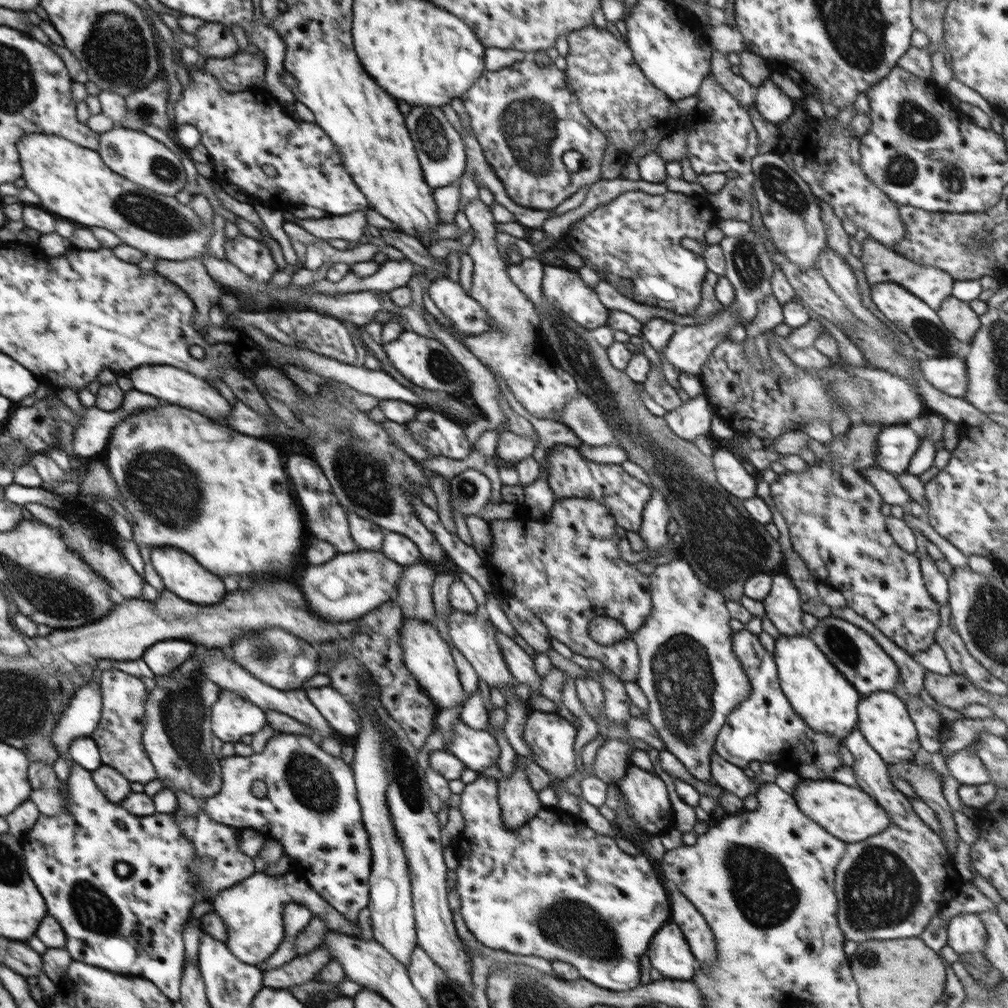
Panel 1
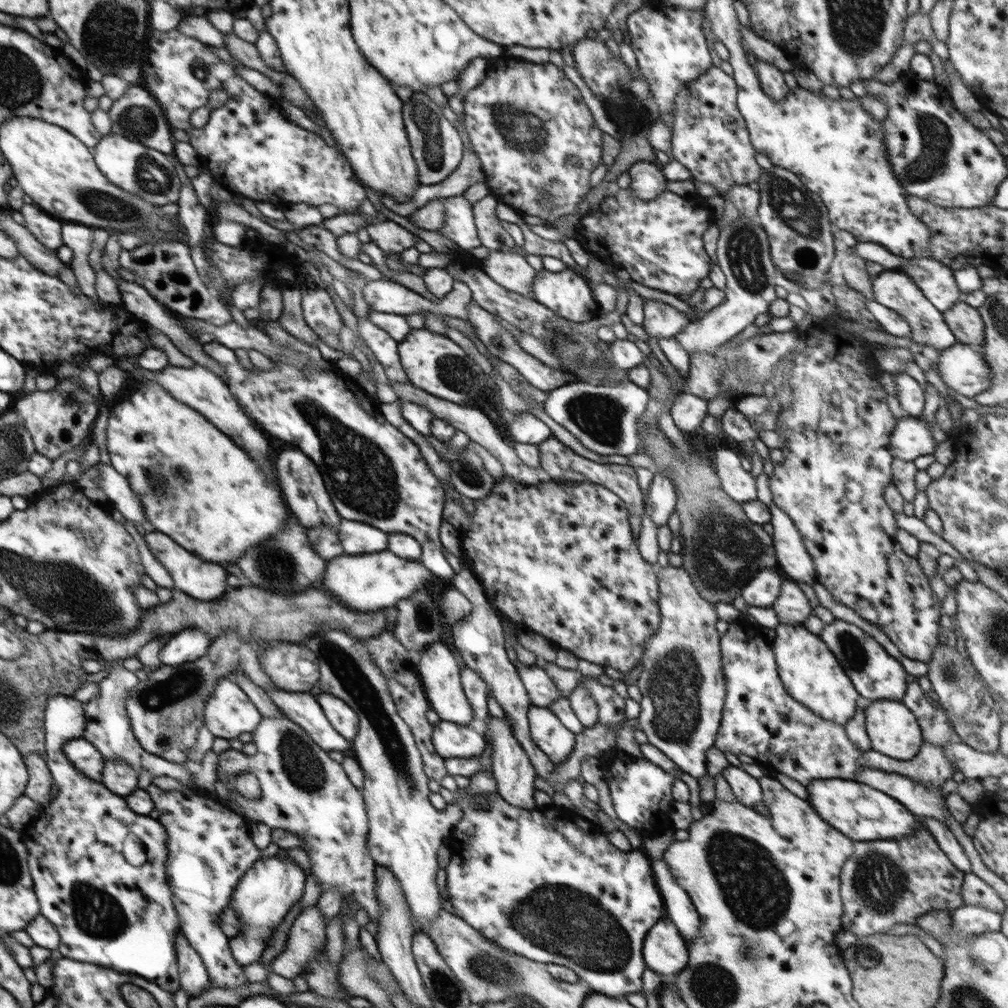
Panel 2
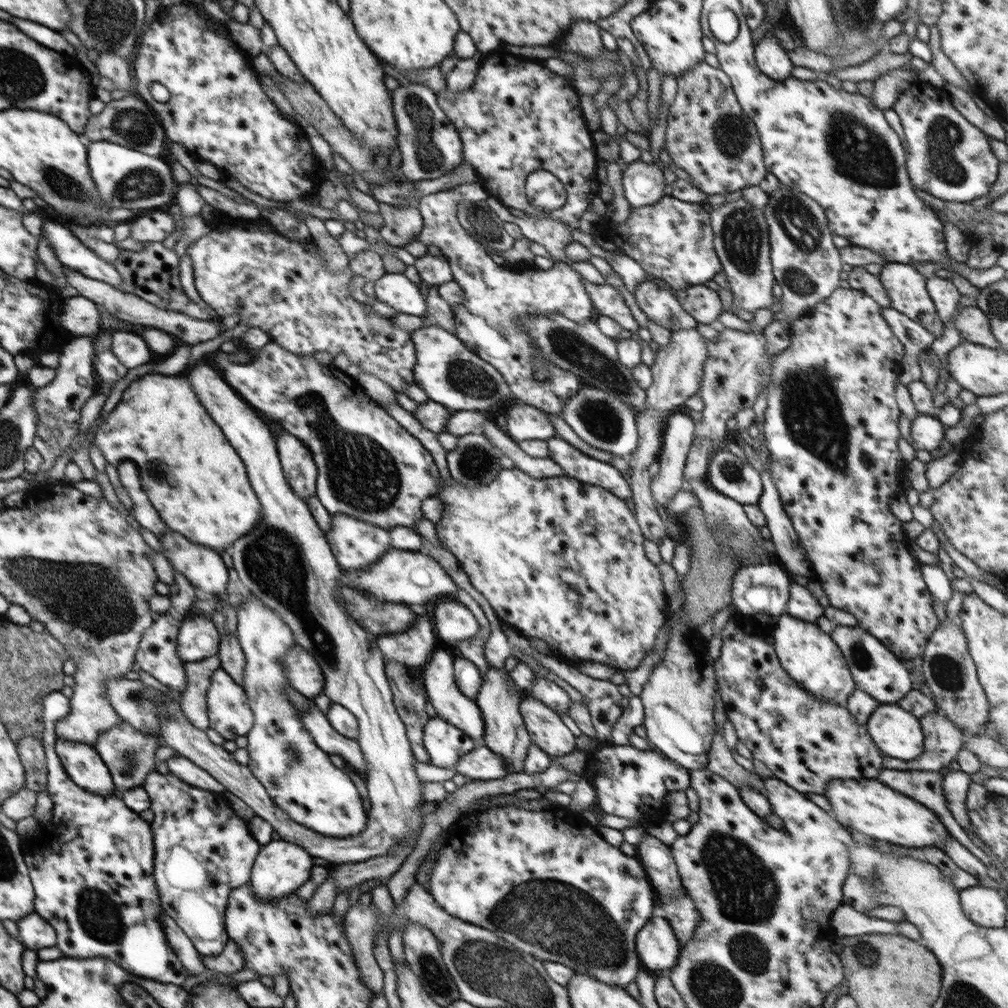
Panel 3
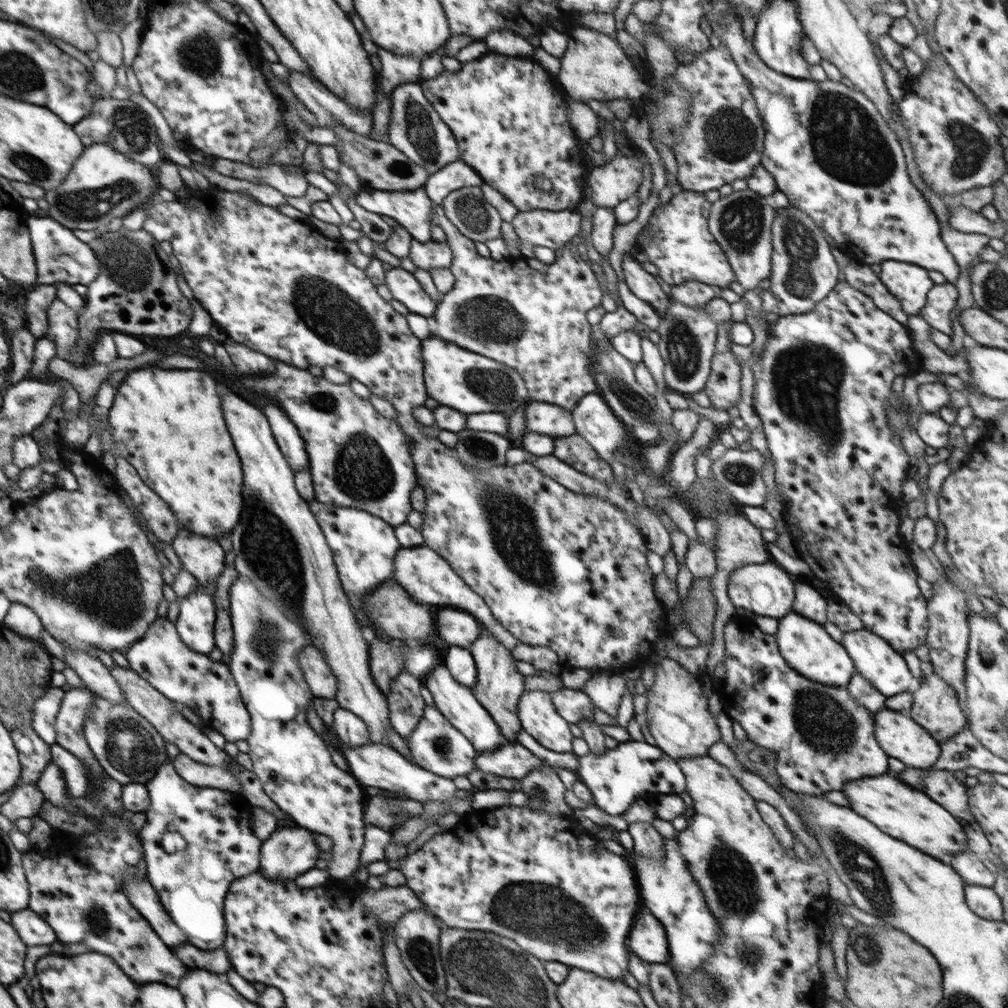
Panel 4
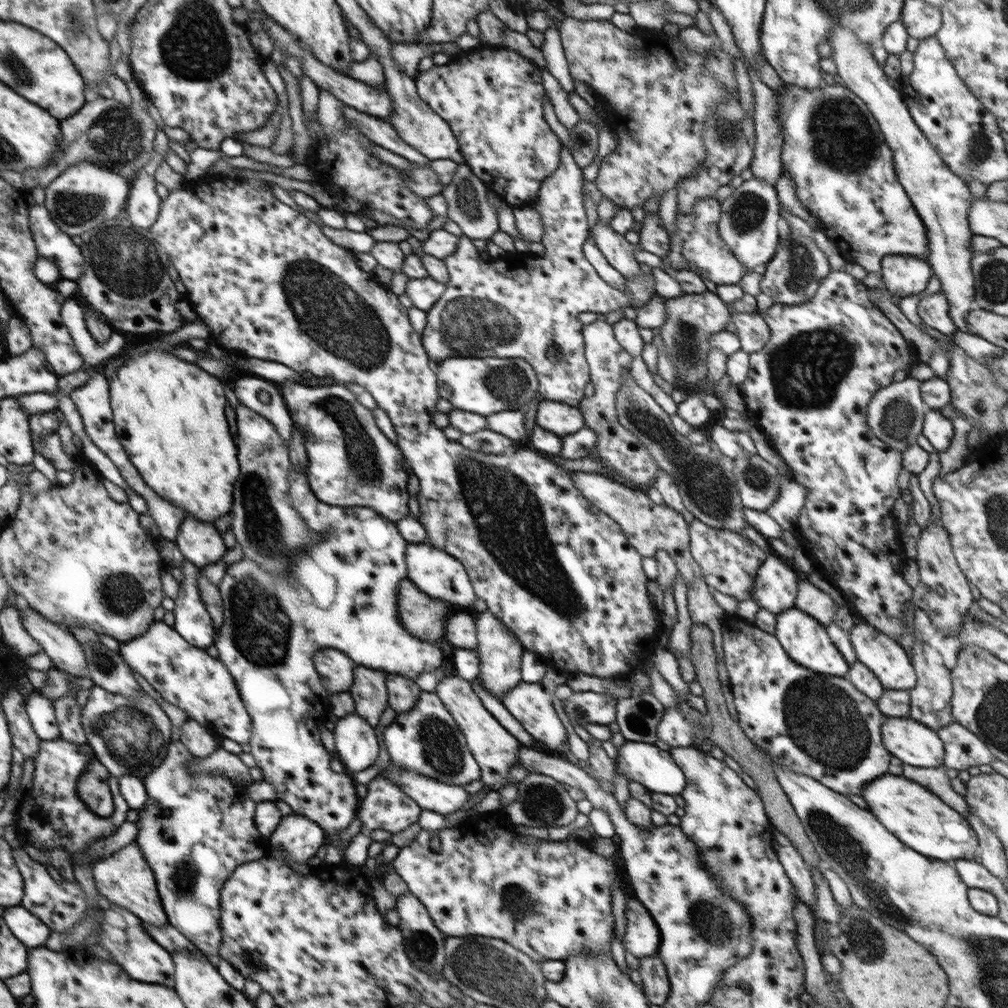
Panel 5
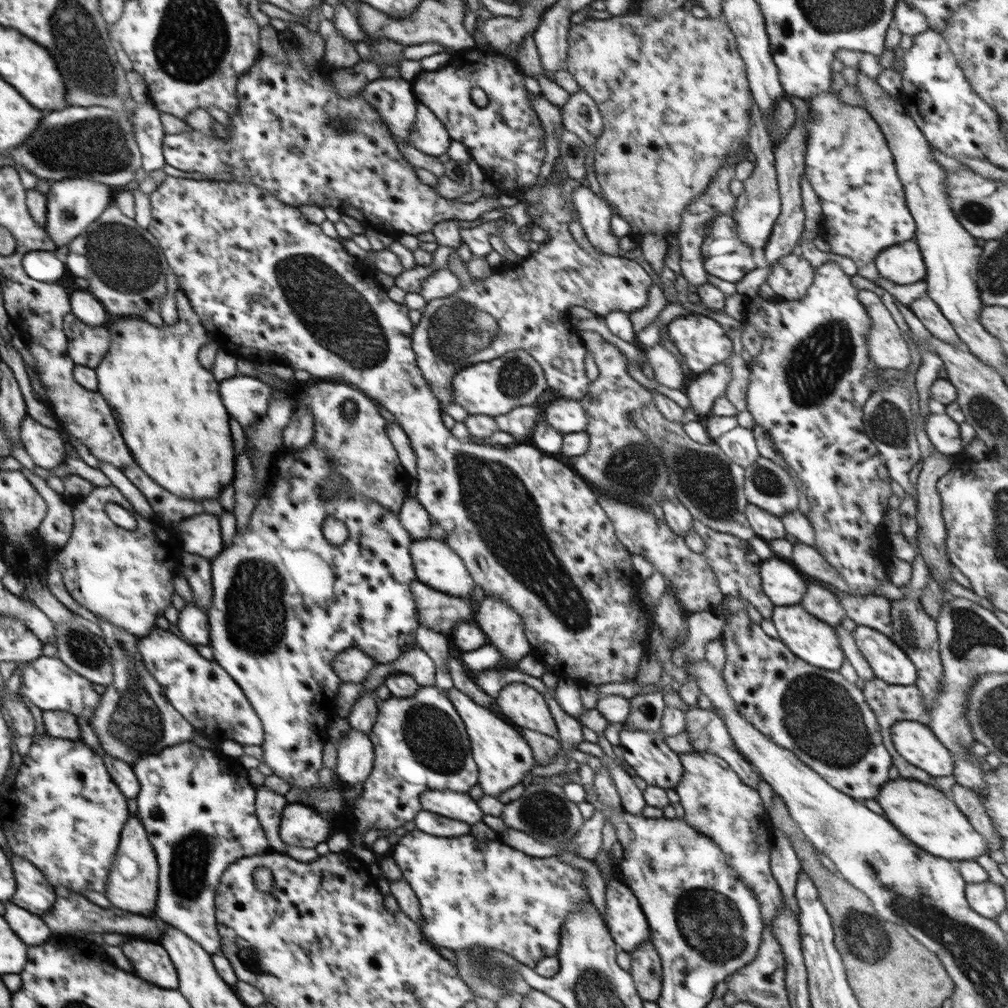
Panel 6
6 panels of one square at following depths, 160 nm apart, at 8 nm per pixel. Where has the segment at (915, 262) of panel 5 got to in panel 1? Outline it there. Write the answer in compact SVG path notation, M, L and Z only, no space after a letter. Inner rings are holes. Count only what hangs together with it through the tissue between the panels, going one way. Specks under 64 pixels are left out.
M882 282L871 287L871 298L880 312L908 338L916 349L928 357L942 358L946 356L958 356L960 341L945 329L937 311L930 308L920 298L908 292L903 286L892 282Z

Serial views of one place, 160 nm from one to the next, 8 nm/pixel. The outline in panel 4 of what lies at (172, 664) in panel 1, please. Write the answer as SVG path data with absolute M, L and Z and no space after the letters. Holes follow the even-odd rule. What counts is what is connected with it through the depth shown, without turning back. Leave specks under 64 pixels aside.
M202 584L183 598L175 623L182 642L198 654L210 654L215 647L216 608Z

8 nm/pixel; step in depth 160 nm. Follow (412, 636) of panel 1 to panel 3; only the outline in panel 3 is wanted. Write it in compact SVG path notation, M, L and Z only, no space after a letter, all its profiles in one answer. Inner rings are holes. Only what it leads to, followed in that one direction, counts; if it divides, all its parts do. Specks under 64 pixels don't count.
M436 648L424 668L424 687L427 692L427 701L435 709L437 718L450 723L462 730L467 736L476 742L484 738L485 724L482 711L472 699L462 694L458 689L454 678L454 655L453 650L439 650Z

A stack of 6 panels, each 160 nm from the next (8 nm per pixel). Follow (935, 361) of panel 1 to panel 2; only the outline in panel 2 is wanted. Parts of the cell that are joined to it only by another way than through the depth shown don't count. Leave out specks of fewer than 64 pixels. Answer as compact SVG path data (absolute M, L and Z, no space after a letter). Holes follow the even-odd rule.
M954 344L944 349L938 359L939 376L962 396L973 398L991 385L991 372L978 347Z

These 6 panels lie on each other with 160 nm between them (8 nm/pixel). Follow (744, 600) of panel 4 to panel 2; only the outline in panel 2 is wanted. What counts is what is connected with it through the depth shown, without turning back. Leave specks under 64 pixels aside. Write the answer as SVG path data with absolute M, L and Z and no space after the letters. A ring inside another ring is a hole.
M775 568L762 569L742 589L741 597L750 606L770 608L780 594L782 581Z

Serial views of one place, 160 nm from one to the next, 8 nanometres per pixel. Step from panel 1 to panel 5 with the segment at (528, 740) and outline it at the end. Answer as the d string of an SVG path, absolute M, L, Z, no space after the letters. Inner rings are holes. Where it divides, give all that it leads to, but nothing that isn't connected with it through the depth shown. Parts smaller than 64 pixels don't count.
M551 666L546 668L546 674L540 683L520 682L520 685L506 693L506 697L502 698L501 703L522 724L526 729L526 733L529 733L536 741L546 745L551 753L564 755L564 758L570 763L579 766L578 758L570 750L564 751L564 748L562 748L567 740L566 728L560 721L552 703L555 700L554 695L558 686L565 684L567 679L562 678L562 675L558 674L558 671L552 669Z

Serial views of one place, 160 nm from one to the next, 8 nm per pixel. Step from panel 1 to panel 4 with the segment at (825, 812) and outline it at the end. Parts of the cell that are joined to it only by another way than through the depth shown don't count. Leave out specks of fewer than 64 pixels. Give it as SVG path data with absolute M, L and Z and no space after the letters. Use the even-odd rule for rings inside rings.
M892 776L848 781L842 791L850 802L848 806L856 814L870 820L892 838L898 838L931 857L936 859L944 856L952 857L969 850L965 830L962 829L962 824L954 820L952 814L948 814L940 804L930 800L924 792L914 790Z

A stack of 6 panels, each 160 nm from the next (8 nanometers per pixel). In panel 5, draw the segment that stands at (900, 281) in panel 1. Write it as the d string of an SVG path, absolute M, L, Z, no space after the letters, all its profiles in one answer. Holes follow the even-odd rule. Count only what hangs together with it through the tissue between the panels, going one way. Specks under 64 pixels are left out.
M942 291L929 294L920 300L918 314L930 328L946 336L954 336L957 328L949 315L950 303Z

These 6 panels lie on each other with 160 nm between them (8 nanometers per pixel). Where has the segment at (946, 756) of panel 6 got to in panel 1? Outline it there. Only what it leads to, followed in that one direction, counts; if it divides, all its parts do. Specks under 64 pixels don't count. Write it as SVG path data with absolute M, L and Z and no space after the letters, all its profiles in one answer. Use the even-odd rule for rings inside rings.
M878 691L863 696L857 706L857 729L878 755L889 764L912 762L921 746L917 730L910 719L906 704L892 692Z

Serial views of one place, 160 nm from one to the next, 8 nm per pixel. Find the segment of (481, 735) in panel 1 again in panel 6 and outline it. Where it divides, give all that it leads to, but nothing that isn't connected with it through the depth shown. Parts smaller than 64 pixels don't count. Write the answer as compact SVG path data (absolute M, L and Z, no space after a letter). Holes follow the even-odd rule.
M424 686L424 687L419 687L419 690L414 694L414 696L410 698L396 698L390 696L388 700L384 701L379 701L378 702L378 717L376 718L376 723L374 723L374 726L372 727L372 730L369 734L370 741L372 742L372 746L374 746L374 764L373 764L373 769L372 772L369 774L369 777L363 782L363 791L361 792L360 796L356 798L356 806L353 810L354 817L352 819L353 822L353 829L349 832L349 837L351 840L351 846L350 846L350 851L352 852L351 848L365 848L366 845L364 843L364 832L366 832L369 828L377 828L377 829L382 829L382 830L394 830L395 828L400 828L400 826L404 827L406 822L414 821L415 817L423 810L422 809L422 804L421 804L421 794L424 791L430 790L430 789L436 789L436 790L451 790L451 791L456 791L456 792L461 792L461 793L468 793L468 791L474 786L475 784L478 784L478 775L479 775L479 770L477 767L477 764L474 762L474 759L472 757L472 752L471 752L471 741L469 740L469 735L467 734L467 730L465 727L465 724L462 721L462 718L456 713L456 709L454 709L454 705L452 705L452 702L450 702L450 699L448 699L448 694L447 692L444 692L444 690L438 689L436 686Z

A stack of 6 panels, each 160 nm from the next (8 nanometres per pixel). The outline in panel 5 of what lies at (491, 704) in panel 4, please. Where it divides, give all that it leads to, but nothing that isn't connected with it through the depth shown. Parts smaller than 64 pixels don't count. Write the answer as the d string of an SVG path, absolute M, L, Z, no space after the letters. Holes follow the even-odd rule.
M489 610L484 613L478 613L475 620L477 630L477 645L475 651L480 657L480 674L477 676L480 680L480 687L489 691L498 700L506 697L508 691L520 685L521 680L521 658L525 648L515 635L510 633L507 626Z

